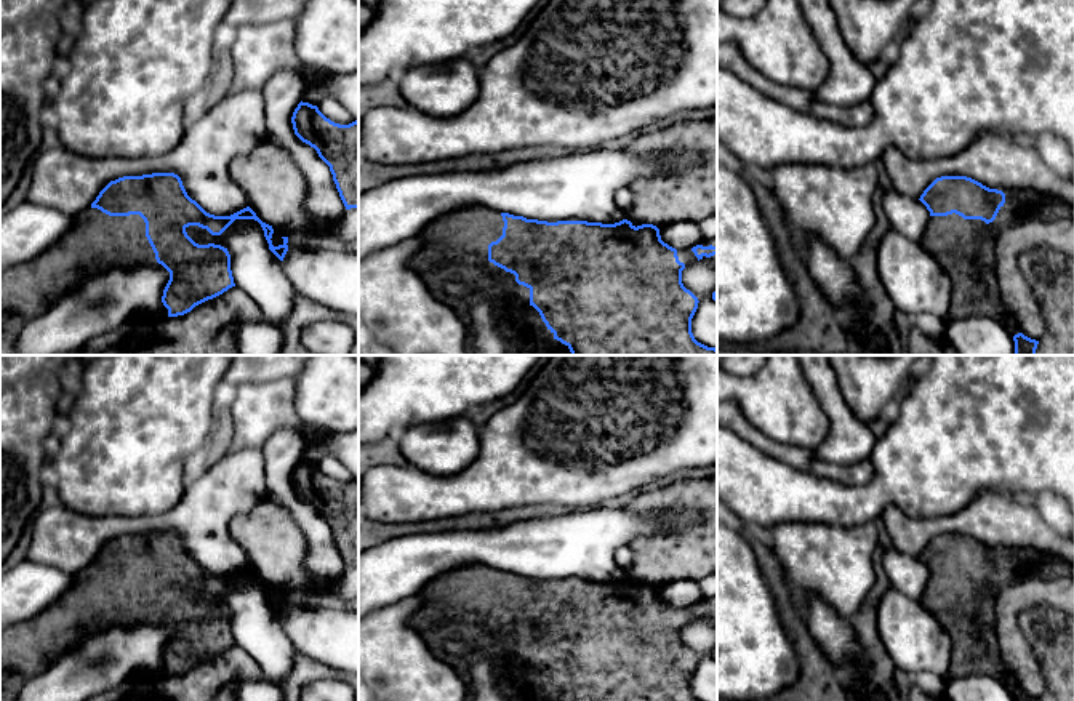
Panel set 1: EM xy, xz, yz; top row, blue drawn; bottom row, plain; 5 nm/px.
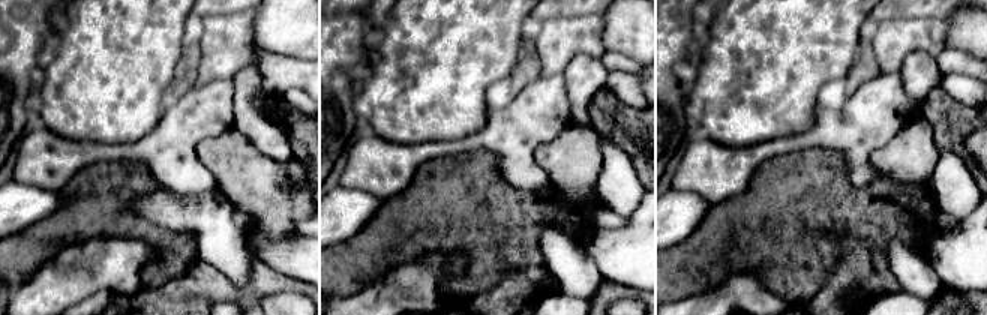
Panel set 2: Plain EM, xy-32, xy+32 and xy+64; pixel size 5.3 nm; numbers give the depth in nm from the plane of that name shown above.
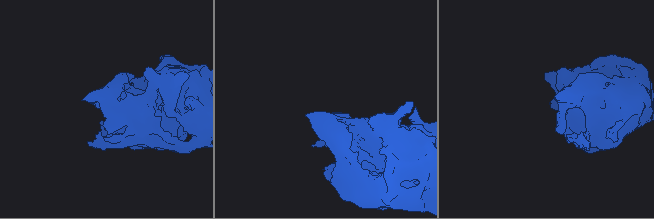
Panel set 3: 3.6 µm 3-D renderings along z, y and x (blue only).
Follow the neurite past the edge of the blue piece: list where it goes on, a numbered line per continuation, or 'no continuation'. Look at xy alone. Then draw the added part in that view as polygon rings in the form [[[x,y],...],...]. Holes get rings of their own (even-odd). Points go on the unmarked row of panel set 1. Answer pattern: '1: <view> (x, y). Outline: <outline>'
1: xy (96, 600). Outline: [[[86,567],[66,594],[34,618],[0,627],[0,675],[43,672],[85,639],[115,626],[163,626],[139,573],[109,575]]]

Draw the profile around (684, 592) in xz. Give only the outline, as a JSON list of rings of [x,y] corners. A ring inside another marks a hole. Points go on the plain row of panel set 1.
[[[679,579],[664,583],[659,587],[661,599],[679,608],[691,607],[703,599],[698,581]]]

